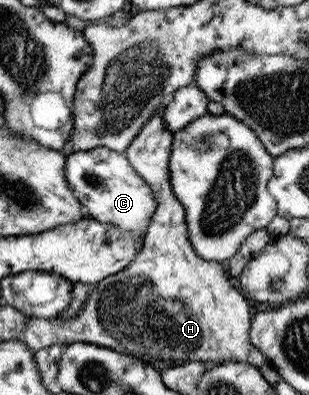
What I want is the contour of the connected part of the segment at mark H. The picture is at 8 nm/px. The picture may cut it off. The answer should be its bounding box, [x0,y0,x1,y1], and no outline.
[20,109,267,373]

